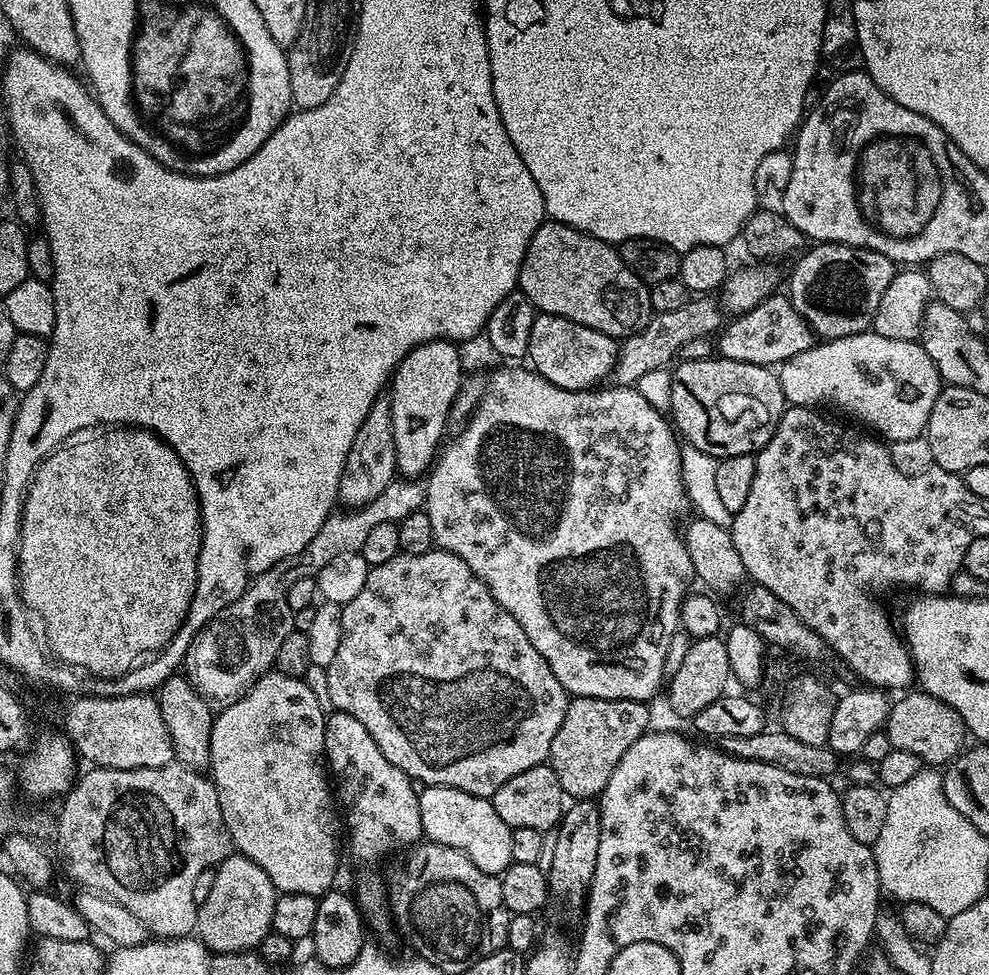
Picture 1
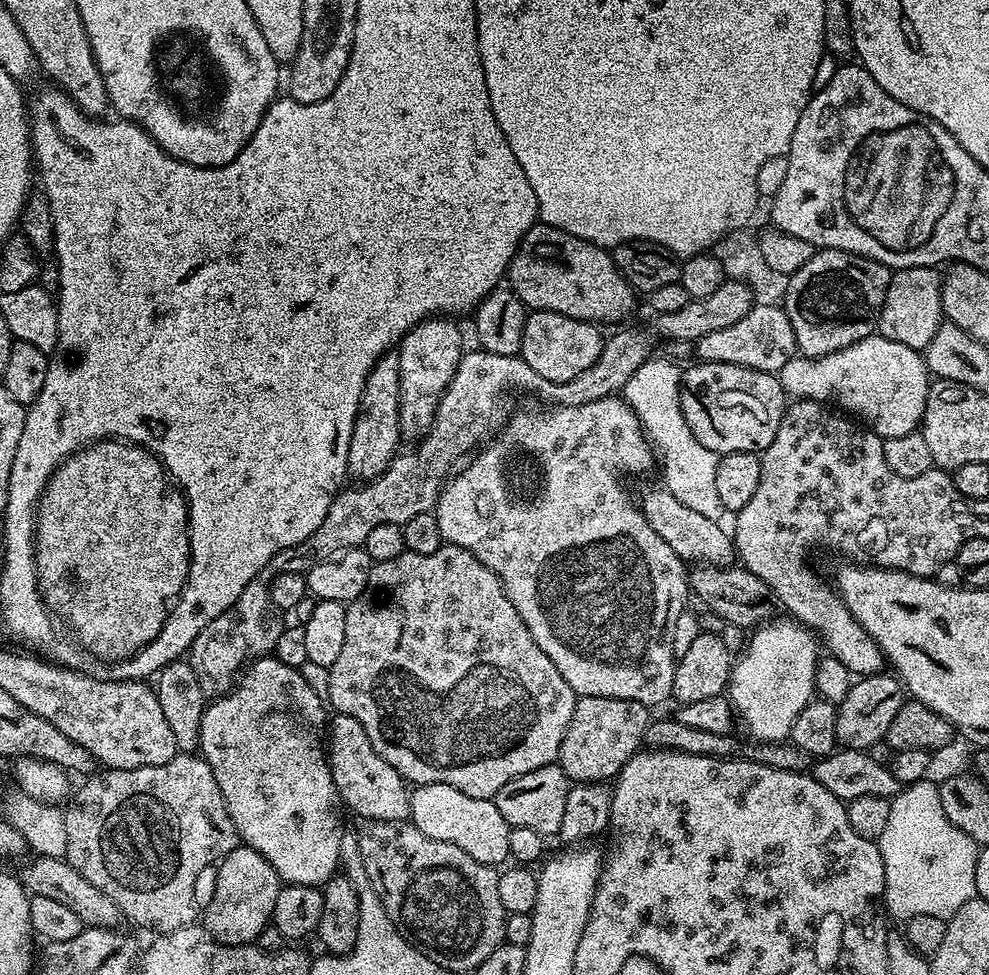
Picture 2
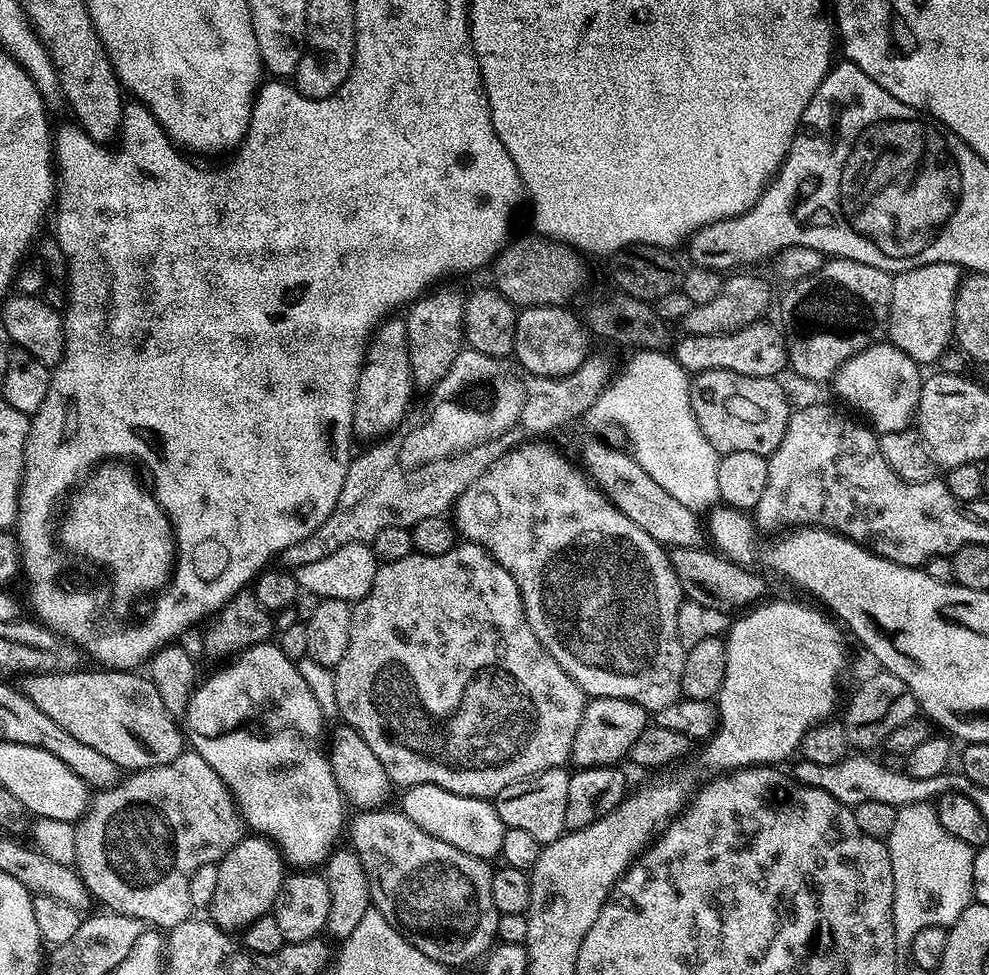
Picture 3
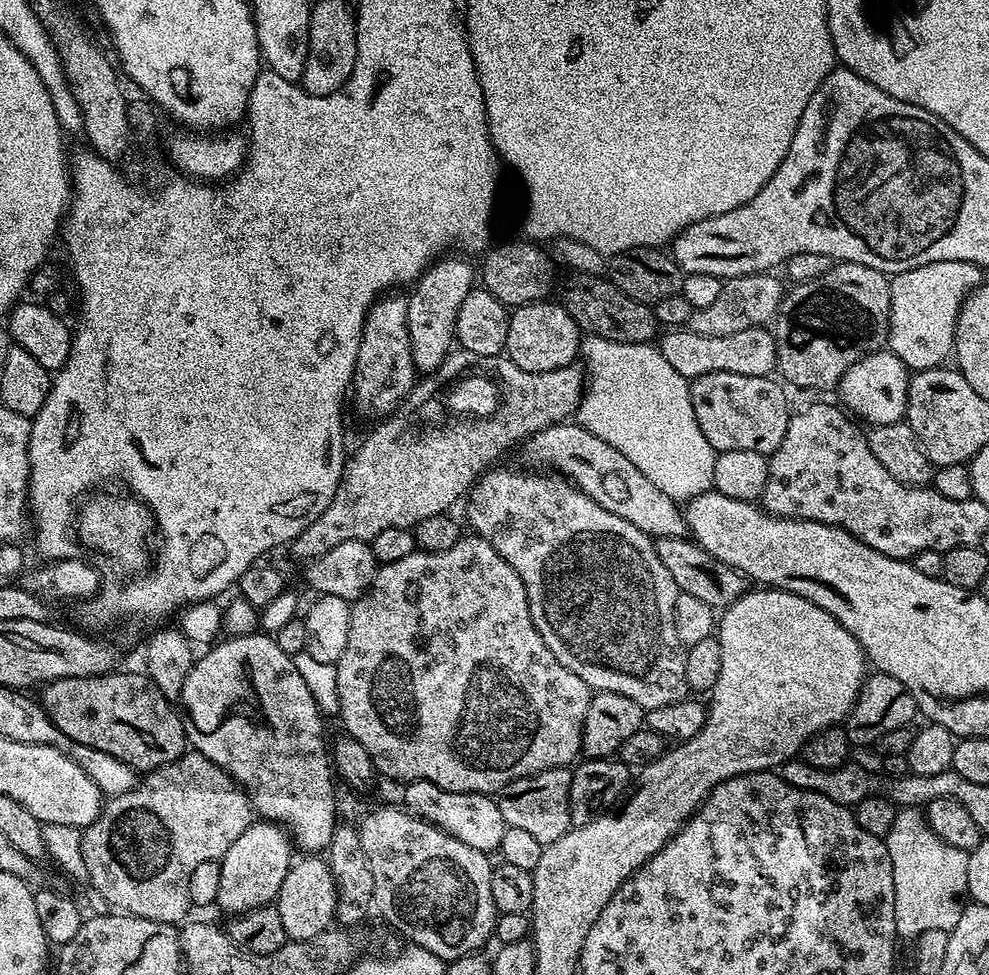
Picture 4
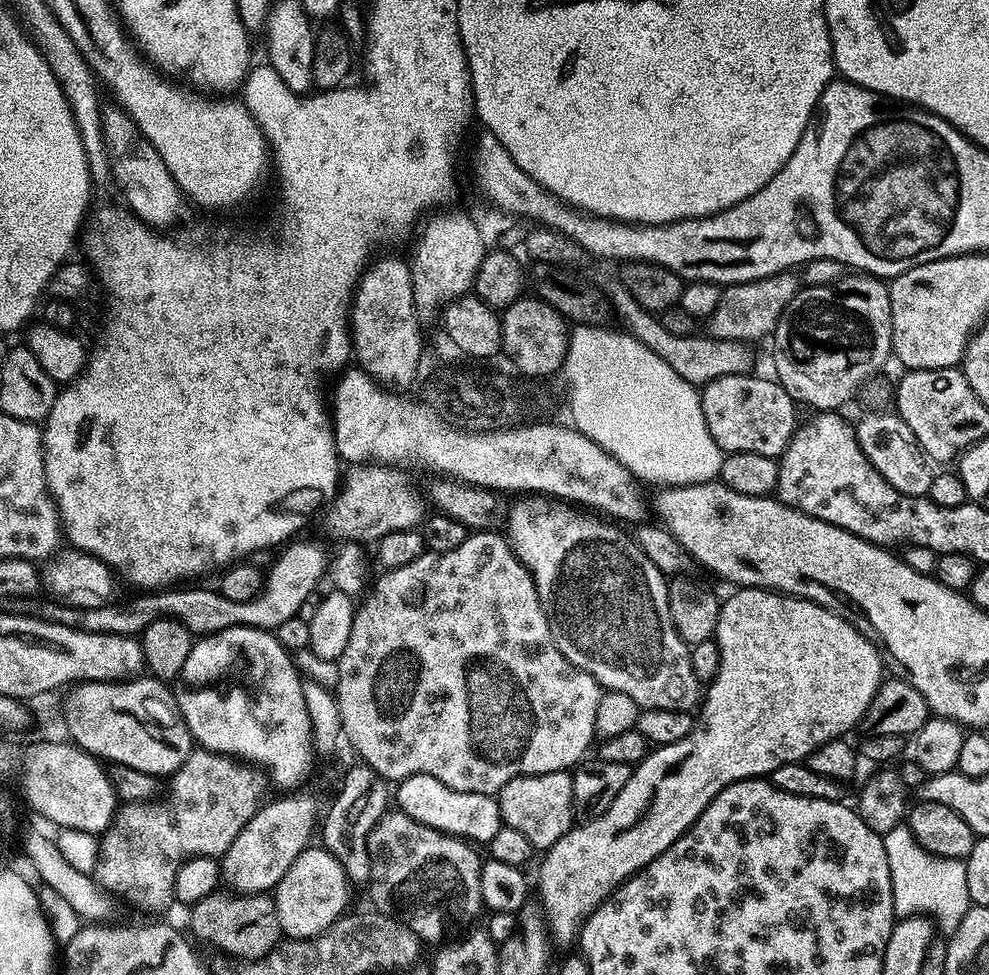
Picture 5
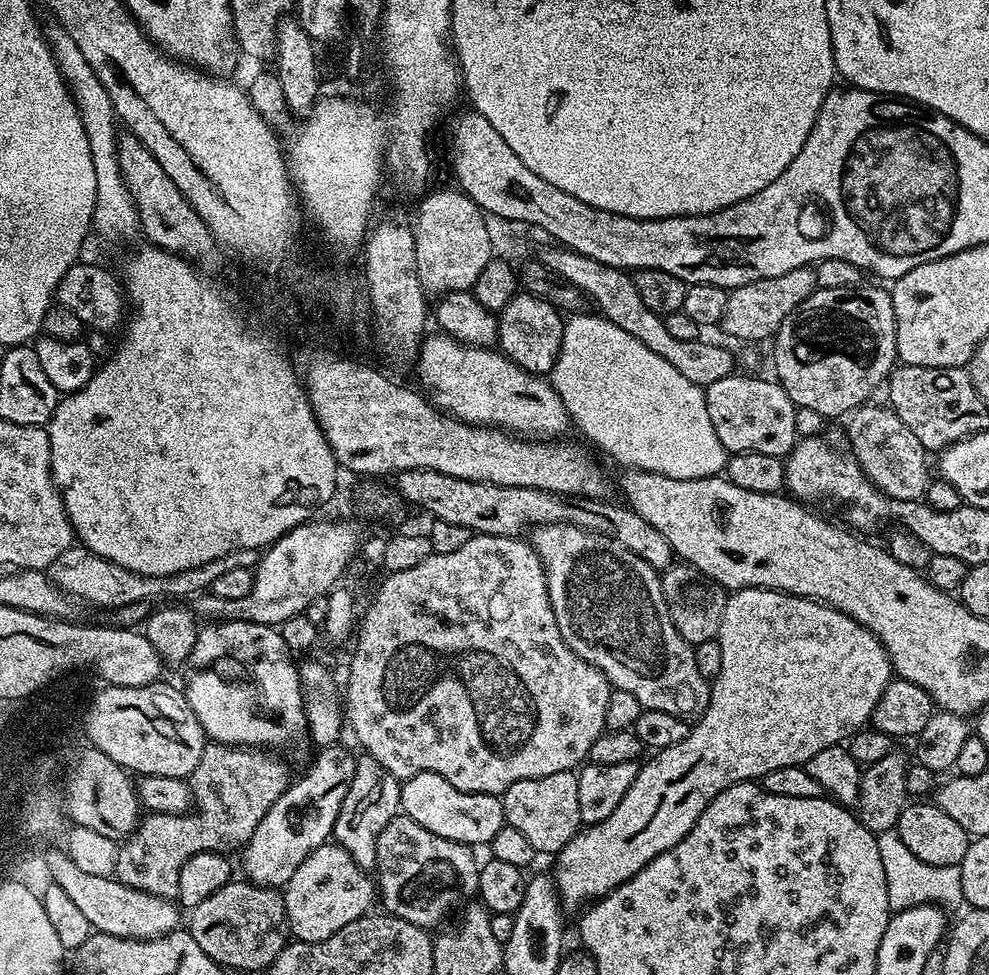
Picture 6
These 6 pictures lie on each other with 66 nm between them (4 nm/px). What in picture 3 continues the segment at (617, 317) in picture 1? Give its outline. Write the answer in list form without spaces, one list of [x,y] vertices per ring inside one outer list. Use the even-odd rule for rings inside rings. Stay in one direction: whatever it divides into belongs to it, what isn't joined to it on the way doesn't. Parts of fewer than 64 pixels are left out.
[[[531,234],[520,236],[505,244],[504,249],[494,261],[491,269],[495,288],[507,298],[511,304],[520,308],[534,306],[567,305],[584,288],[588,280],[588,272],[584,269],[585,257],[572,245],[562,240],[554,240],[551,236]]]

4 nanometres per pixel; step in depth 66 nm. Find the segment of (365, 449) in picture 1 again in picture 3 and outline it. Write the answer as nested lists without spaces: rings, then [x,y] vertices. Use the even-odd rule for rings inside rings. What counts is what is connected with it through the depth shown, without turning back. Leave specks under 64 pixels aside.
[[[396,318],[385,321],[373,335],[365,352],[364,365],[360,370],[359,382],[356,384],[355,410],[352,419],[353,435],[360,441],[376,442],[395,433],[402,425],[401,422],[408,410],[414,385],[412,371],[409,366],[408,330],[403,319]]]

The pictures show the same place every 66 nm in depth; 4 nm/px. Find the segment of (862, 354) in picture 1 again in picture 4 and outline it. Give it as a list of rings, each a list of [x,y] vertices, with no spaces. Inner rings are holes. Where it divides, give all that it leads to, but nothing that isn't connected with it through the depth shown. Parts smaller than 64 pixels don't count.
[[[881,350],[870,352],[854,362],[854,366],[850,366],[850,370],[846,370],[846,374],[840,379],[838,393],[844,399],[843,407],[865,425],[898,424],[905,419],[908,410],[909,381],[908,367],[892,351]]]

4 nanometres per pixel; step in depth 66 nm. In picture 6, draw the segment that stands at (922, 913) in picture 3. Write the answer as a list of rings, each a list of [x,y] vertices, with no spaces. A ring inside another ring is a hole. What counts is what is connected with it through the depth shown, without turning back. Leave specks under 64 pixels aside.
[[[895,830],[879,833],[878,852],[882,854],[882,868],[886,870],[888,907],[893,913],[919,904],[934,904],[945,910],[961,907],[964,904],[962,878],[957,865],[940,866],[924,862],[908,849],[900,833]]]

